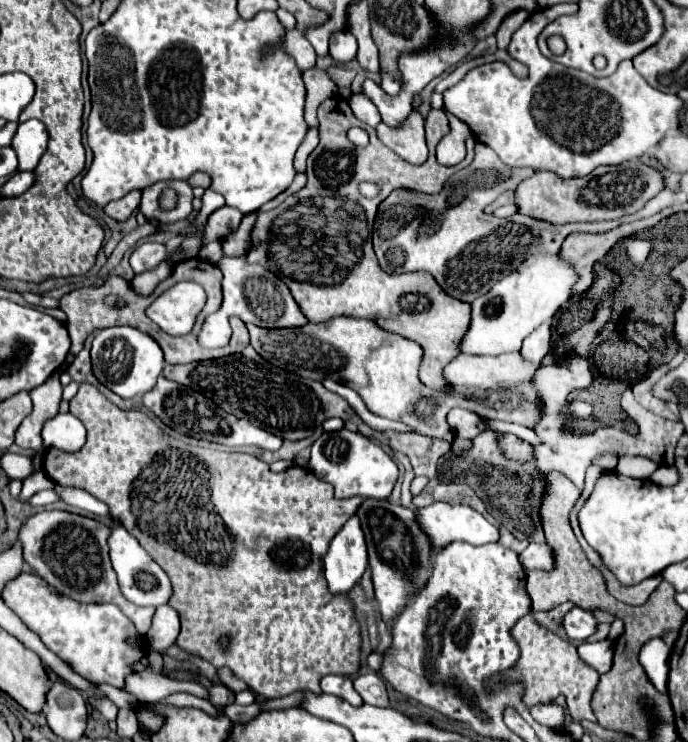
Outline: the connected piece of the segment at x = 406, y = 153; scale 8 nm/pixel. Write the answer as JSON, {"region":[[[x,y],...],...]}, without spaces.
{"region":[[[412,109],[411,118],[405,120],[401,130],[389,130],[389,126],[379,124],[375,132],[384,145],[407,162],[421,165],[427,160],[424,119],[418,110]]]}

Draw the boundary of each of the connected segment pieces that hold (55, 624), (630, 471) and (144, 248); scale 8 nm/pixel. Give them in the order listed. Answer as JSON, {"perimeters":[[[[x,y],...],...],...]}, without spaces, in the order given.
{"perimeters":[[[[21,572],[17,578],[7,582],[7,586],[3,590],[3,602],[27,624],[29,630],[33,630],[41,638],[41,642],[53,654],[57,654],[65,664],[71,666],[73,672],[77,672],[79,676],[83,676],[89,682],[95,682],[95,684],[107,682],[115,688],[123,688],[125,678],[135,672],[133,664],[137,664],[147,654],[145,646],[141,646],[141,644],[131,646],[129,644],[129,640],[137,638],[137,632],[133,630],[133,622],[115,604],[79,604],[79,602],[73,602],[71,598],[57,594],[53,588],[49,588],[35,574]]],[[[643,456],[623,458],[623,472],[631,478],[645,480],[649,474],[653,474],[653,470],[657,470],[657,464],[651,462],[649,458],[643,458]]],[[[147,242],[147,244],[141,244],[133,250],[129,264],[131,264],[135,274],[141,274],[141,272],[153,270],[161,260],[163,260],[163,246]]]]}

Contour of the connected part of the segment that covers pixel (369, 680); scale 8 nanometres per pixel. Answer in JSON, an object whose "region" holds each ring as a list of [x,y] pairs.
{"region":[[[363,674],[357,676],[353,682],[355,690],[359,692],[359,696],[363,698],[365,704],[373,704],[373,706],[391,706],[387,690],[385,690],[385,682],[379,674]]]}

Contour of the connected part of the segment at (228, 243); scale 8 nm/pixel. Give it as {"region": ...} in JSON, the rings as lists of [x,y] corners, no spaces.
{"region":[[[247,214],[241,222],[241,226],[237,228],[237,232],[225,236],[225,240],[221,242],[223,246],[223,256],[245,256],[251,244],[251,230],[255,226],[255,218],[257,214]]]}

